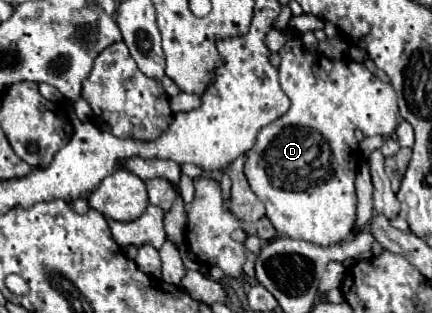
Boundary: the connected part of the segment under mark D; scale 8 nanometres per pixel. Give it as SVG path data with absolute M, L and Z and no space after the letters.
M290 33L290 39L278 53L282 59L278 67L280 87L290 99L290 109L258 133L256 145L248 151L244 173L256 197L266 205L266 217L272 221L278 235L310 241L322 247L336 245L348 239L356 227L354 177L358 171L359 143L354 131L358 129L358 123L364 121L364 113L367 113L373 135L381 135L384 139L391 137L400 119L396 93L390 83L380 81L362 63L332 61L306 51L302 47L300 33Z

